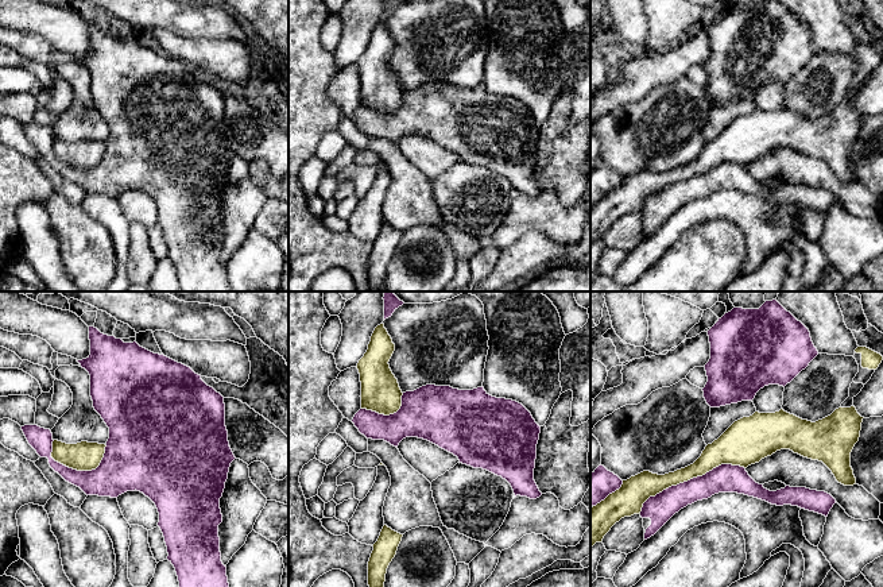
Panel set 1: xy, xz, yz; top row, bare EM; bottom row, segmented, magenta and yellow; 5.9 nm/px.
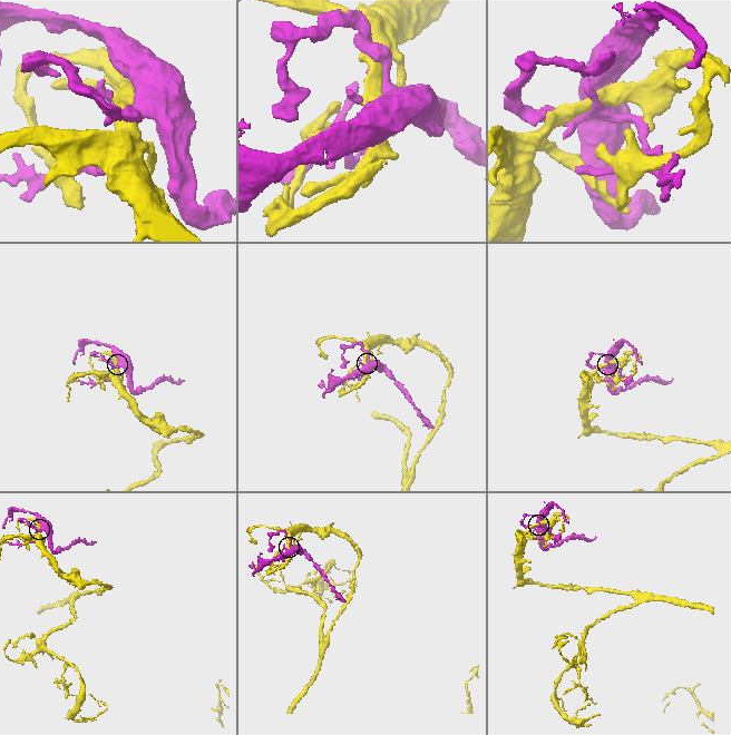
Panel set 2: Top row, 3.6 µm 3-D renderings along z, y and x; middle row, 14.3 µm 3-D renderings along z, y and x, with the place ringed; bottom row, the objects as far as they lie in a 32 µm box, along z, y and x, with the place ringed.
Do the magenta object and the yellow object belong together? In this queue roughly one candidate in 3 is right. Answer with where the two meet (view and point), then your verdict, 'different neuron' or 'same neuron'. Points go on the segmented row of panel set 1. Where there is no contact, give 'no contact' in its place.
yz (690, 479) | different neuron

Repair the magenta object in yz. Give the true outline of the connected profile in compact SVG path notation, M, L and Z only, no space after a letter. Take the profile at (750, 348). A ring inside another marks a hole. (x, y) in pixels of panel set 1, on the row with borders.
M777 300L766 301L759 309L733 308L708 331L710 359L704 366L708 382L704 398L710 408L720 408L741 401L752 401L756 393L768 385L786 386L818 355L809 329L787 312Z

